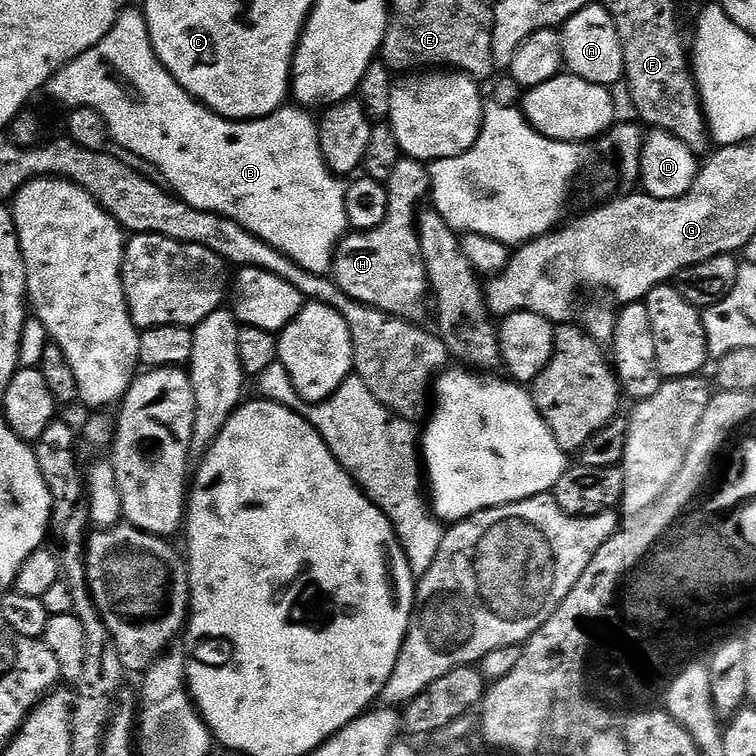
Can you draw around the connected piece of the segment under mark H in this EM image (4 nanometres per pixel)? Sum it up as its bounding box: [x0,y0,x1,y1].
[330,158,430,322]

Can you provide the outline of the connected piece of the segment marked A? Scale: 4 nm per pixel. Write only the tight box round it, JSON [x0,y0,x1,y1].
[559,2,624,86]

